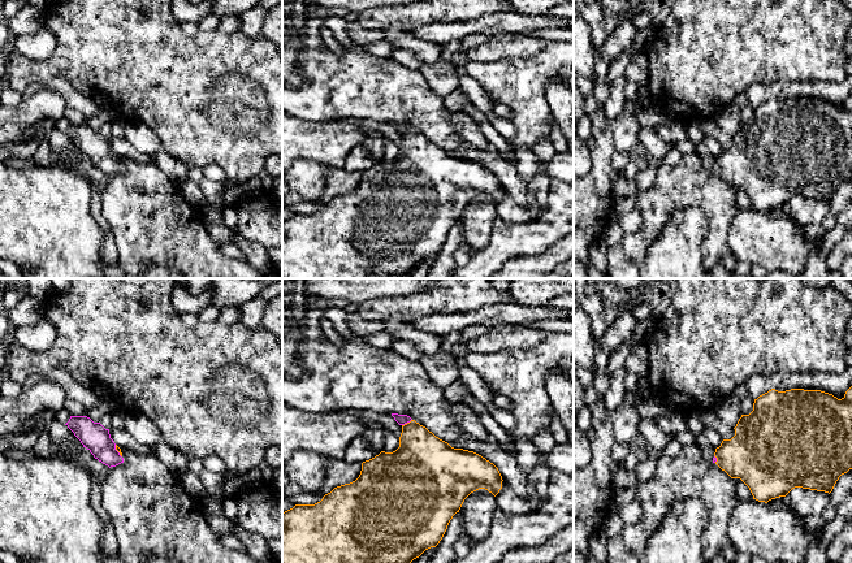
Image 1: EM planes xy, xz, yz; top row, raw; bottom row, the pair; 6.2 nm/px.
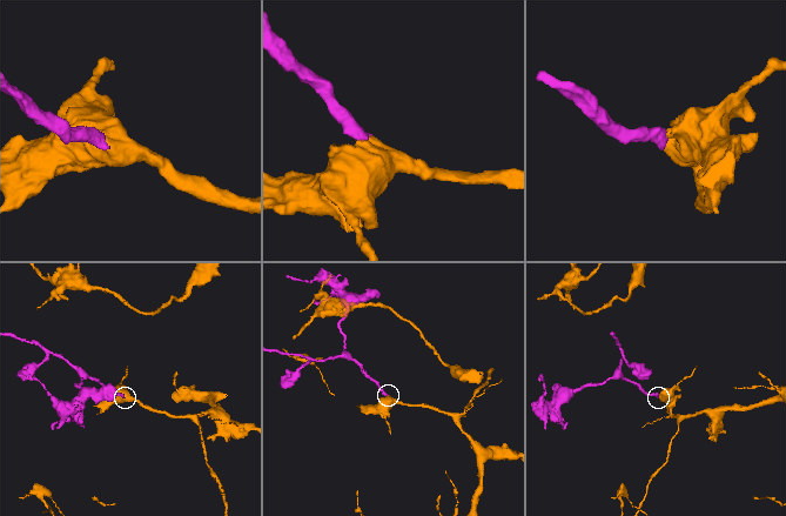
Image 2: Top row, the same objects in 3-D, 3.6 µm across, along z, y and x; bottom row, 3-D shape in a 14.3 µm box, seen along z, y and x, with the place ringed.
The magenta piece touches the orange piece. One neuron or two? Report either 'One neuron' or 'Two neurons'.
One neuron

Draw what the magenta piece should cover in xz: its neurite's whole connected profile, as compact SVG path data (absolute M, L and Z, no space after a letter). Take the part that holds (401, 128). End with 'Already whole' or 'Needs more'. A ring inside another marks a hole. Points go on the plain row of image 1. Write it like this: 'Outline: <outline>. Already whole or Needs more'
Outline: M392 122L392 125L402 135L399 156L395 160L381 160L375 166L363 170L360 183L355 190L334 196L320 211L315 213L295 213L293 217L282 221L282 278L368 278L371 274L377 273L411 273L425 259L436 256L440 252L450 229L459 221L464 208L471 202L479 198L485 198L494 205L499 202L503 189L493 172L473 160L451 156L407 124Z. Needs more

